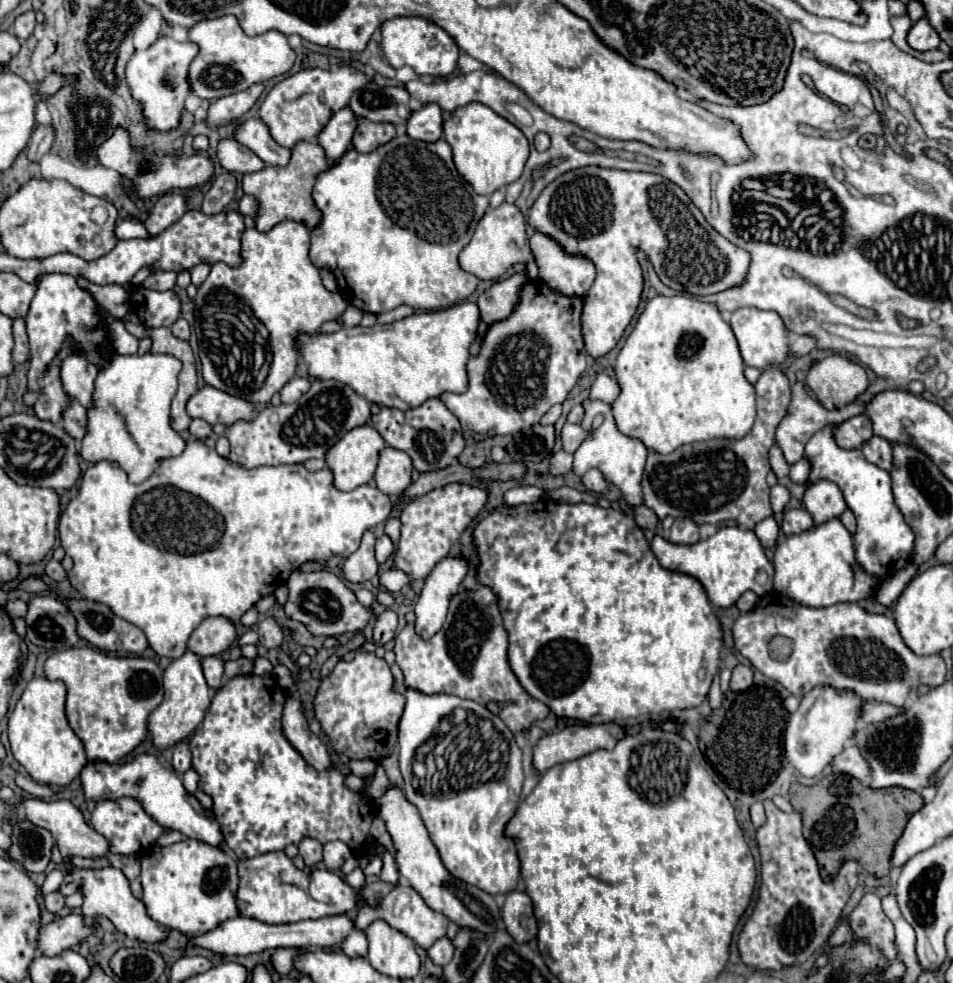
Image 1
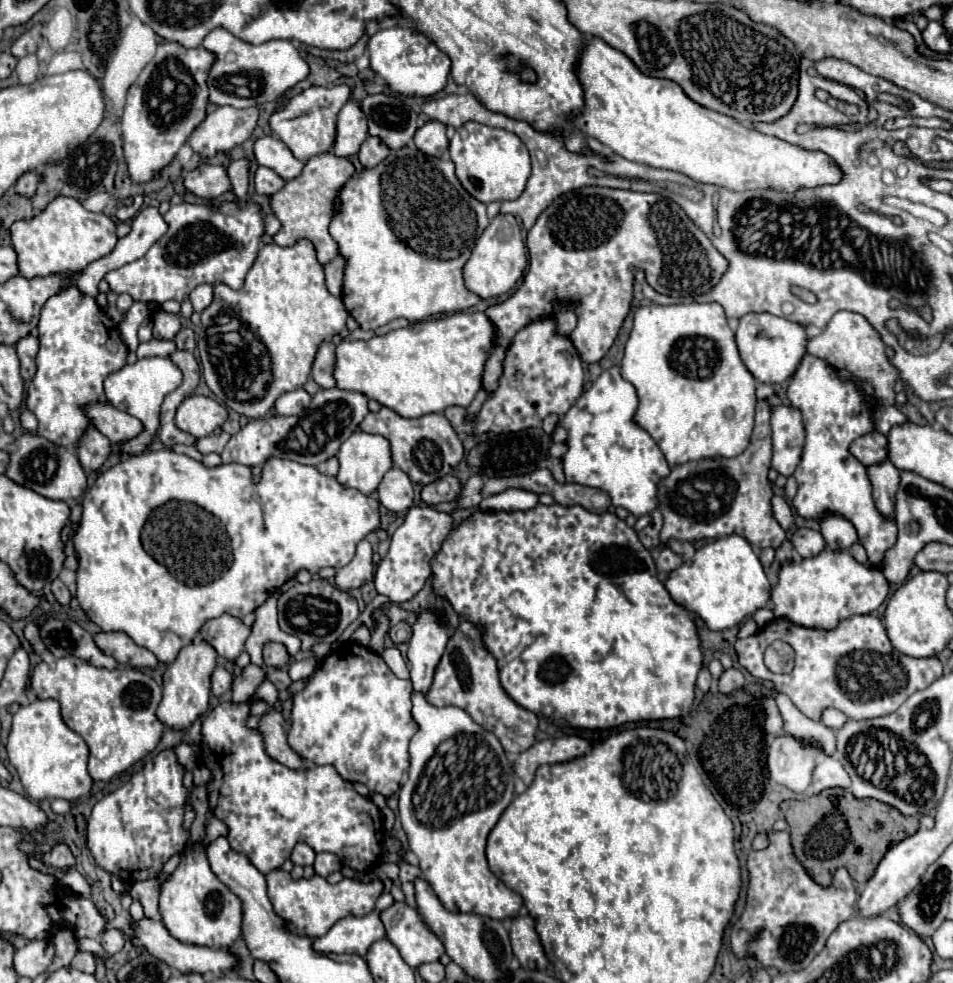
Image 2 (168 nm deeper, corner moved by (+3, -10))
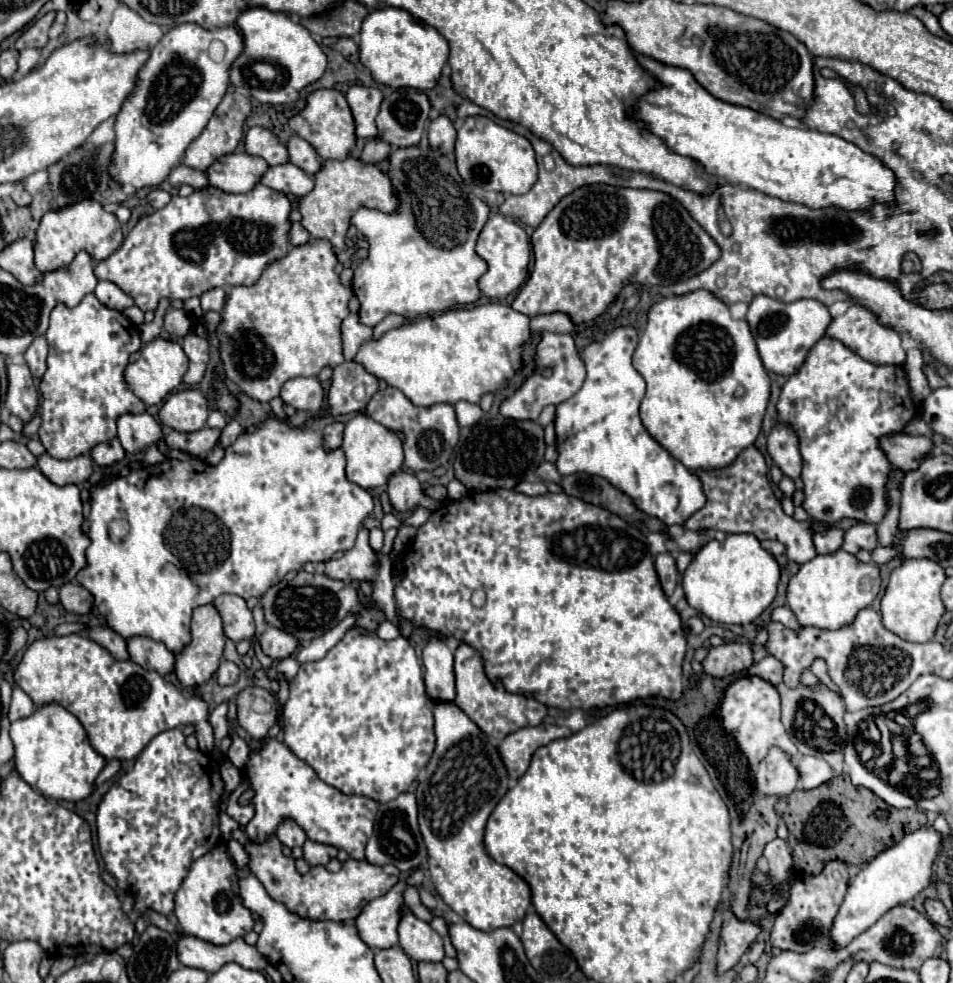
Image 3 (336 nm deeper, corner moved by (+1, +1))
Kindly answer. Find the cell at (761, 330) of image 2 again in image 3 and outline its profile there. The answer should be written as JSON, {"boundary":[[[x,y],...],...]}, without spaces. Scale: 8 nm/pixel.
{"boundary":[[[758,295],[750,303],[746,321],[752,329],[752,335],[756,339],[758,353],[760,353],[760,359],[762,359],[766,371],[790,377],[802,367],[802,363],[804,363],[808,351],[814,347],[814,343],[820,337],[824,337],[826,327],[832,321],[832,315],[828,313],[826,305],[822,305],[820,301],[814,301],[814,299],[782,303],[772,297]]]}

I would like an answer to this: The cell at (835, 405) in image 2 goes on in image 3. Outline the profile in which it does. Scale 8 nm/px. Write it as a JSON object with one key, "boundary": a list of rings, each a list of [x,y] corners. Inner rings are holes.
{"boundary":[[[822,337],[808,353],[804,365],[800,367],[798,373],[794,373],[782,387],[782,393],[780,393],[780,399],[778,399],[778,405],[776,405],[776,411],[778,411],[778,423],[782,425],[788,425],[794,429],[794,433],[798,435],[798,441],[800,441],[800,453],[802,453],[802,459],[804,459],[804,467],[802,467],[802,481],[804,481],[804,495],[806,495],[806,501],[802,503],[804,511],[816,519],[816,521],[822,521],[822,523],[832,523],[832,521],[840,521],[840,519],[854,519],[854,521],[860,521],[860,523],[874,523],[878,525],[882,521],[882,517],[886,515],[888,511],[888,503],[886,503],[886,485],[890,481],[890,473],[892,473],[892,463],[888,461],[886,453],[880,449],[880,439],[882,435],[894,435],[894,433],[902,433],[902,429],[914,419],[914,417],[920,417],[922,413],[922,403],[916,401],[910,393],[910,385],[908,385],[908,379],[906,379],[906,371],[902,365],[874,365],[862,357],[858,357],[854,351],[850,351],[842,341],[838,339],[832,339],[832,337]],[[830,399],[850,399],[850,407],[848,411],[844,409],[838,409],[834,417],[830,417]]]}

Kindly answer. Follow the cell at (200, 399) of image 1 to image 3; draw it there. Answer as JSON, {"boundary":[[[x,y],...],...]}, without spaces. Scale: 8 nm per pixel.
{"boundary":[[[194,389],[172,393],[162,405],[158,419],[164,427],[170,427],[174,431],[200,431],[208,419],[208,401],[200,391]]]}

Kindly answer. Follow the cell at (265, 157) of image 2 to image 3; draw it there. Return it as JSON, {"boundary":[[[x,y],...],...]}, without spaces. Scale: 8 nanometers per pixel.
{"boundary":[[[294,135],[288,143],[288,151],[290,151],[290,161],[300,169],[304,169],[308,175],[316,175],[322,169],[322,159],[306,139]]]}

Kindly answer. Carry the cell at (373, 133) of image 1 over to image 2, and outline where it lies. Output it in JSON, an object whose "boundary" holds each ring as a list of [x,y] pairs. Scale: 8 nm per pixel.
{"boundary":[[[366,138],[364,144],[360,146],[360,152],[358,152],[358,158],[360,158],[360,164],[364,168],[374,168],[376,164],[380,164],[386,156],[390,154],[390,148],[378,140],[378,138]]]}

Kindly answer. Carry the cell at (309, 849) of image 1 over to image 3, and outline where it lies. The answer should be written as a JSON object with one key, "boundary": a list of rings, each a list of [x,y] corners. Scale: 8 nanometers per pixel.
{"boundary":[[[284,819],[278,829],[276,829],[278,839],[286,845],[286,847],[302,847],[306,841],[306,833],[292,821],[292,819]]]}

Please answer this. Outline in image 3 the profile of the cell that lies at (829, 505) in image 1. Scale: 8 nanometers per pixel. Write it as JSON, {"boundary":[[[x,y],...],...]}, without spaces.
{"boundary":[[[856,523],[846,531],[844,545],[842,549],[848,553],[858,553],[860,549],[874,551],[878,547],[878,535],[876,535],[876,525],[868,523]]]}

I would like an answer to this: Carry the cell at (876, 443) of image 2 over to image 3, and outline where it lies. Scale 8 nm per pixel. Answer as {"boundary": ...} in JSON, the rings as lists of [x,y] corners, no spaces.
{"boundary":[[[896,433],[882,439],[882,449],[888,453],[888,459],[894,467],[908,473],[912,469],[918,469],[920,461],[926,459],[926,455],[934,449],[934,443],[930,437],[924,435],[906,435]]]}

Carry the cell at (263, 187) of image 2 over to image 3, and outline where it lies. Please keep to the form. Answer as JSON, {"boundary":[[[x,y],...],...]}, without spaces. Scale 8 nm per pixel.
{"boundary":[[[292,163],[268,169],[268,173],[262,177],[262,183],[280,193],[288,193],[294,197],[304,197],[314,189],[312,175],[304,173],[300,167]]]}

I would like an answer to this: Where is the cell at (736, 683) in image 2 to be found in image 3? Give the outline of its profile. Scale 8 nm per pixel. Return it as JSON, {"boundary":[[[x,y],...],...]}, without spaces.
{"boundary":[[[724,643],[720,647],[710,647],[702,659],[702,667],[712,677],[726,677],[744,671],[752,665],[752,645],[750,643]]]}

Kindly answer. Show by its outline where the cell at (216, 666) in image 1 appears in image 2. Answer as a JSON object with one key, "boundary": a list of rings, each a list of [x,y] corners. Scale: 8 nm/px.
{"boundary":[[[216,666],[210,680],[212,680],[212,694],[214,696],[222,696],[232,686],[232,674],[224,666]]]}

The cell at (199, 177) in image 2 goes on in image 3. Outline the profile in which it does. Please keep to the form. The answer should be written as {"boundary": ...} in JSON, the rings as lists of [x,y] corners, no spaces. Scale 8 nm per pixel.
{"boundary":[[[232,153],[208,169],[208,183],[224,193],[248,193],[270,169],[268,161],[250,153]]]}

